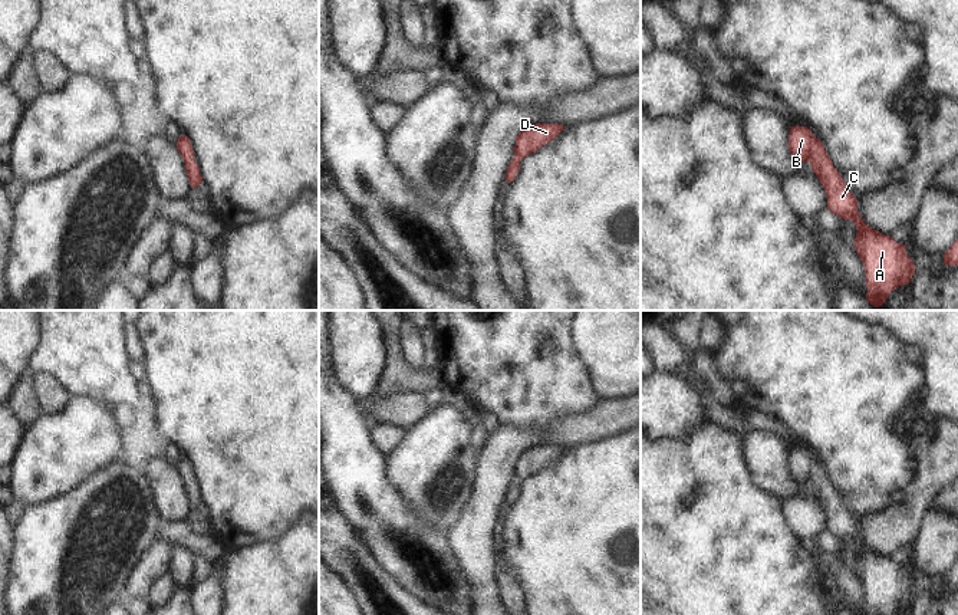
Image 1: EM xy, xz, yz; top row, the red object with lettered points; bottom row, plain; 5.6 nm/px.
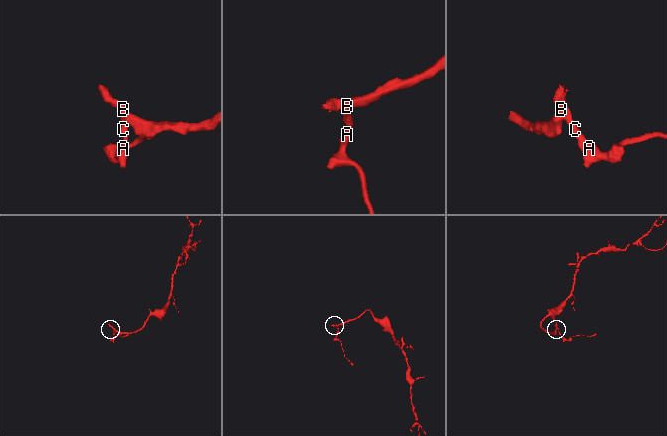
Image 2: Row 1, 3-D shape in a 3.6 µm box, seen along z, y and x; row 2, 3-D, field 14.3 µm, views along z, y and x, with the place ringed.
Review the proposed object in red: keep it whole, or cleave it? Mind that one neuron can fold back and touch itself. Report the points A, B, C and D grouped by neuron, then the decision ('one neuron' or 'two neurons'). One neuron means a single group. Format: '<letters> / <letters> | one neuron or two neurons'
A B C D | one neuron

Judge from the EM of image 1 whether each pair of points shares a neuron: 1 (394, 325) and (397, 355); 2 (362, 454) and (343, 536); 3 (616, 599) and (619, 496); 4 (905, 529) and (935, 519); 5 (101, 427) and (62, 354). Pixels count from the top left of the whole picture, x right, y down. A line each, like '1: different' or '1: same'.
1: same
2: different
3: same
4: different
5: different

